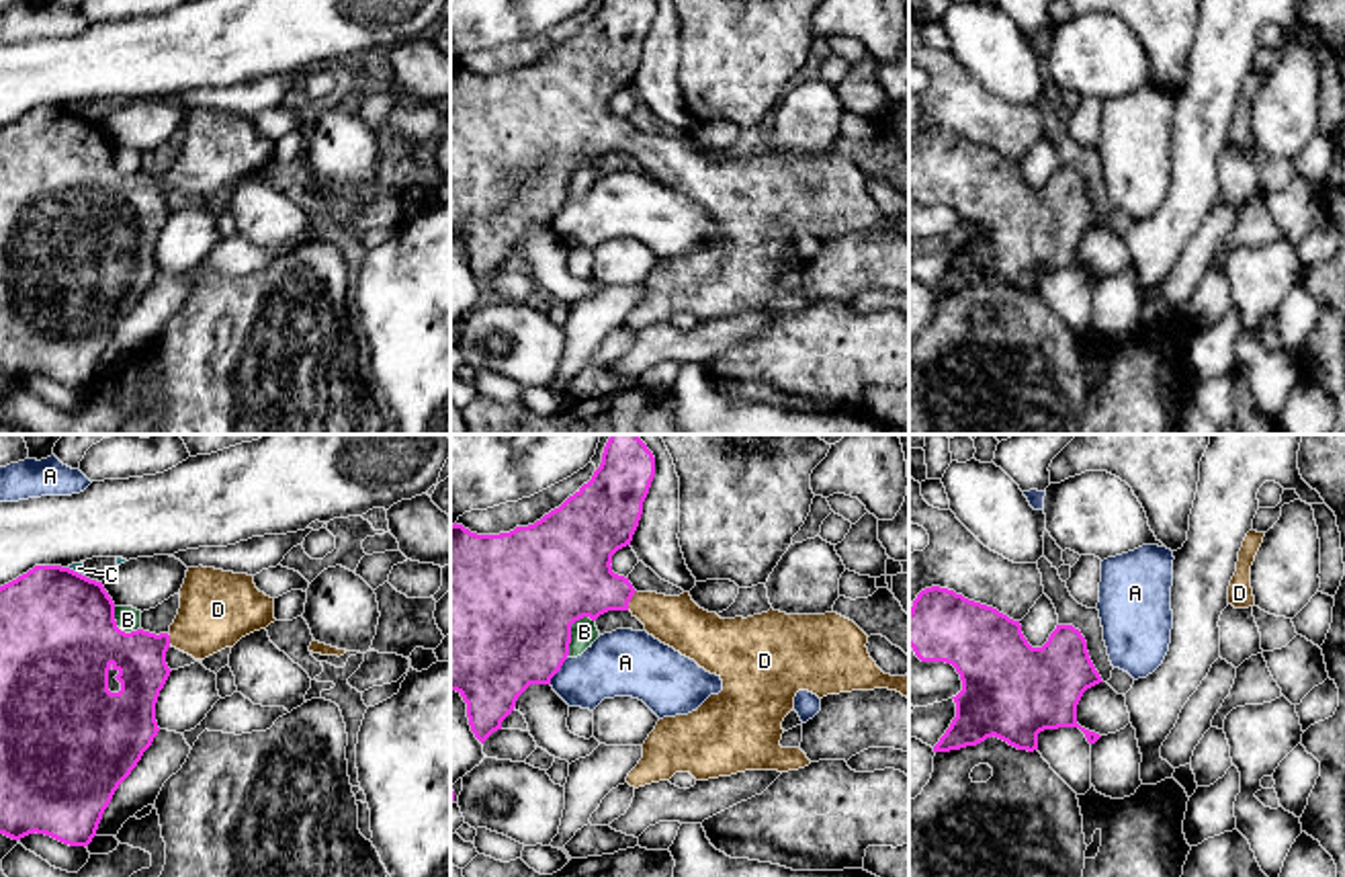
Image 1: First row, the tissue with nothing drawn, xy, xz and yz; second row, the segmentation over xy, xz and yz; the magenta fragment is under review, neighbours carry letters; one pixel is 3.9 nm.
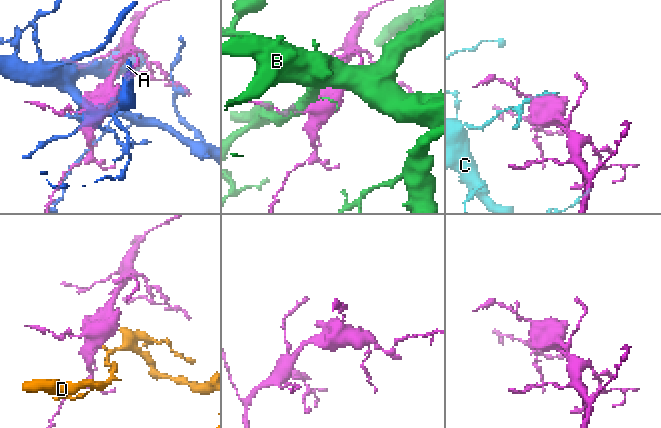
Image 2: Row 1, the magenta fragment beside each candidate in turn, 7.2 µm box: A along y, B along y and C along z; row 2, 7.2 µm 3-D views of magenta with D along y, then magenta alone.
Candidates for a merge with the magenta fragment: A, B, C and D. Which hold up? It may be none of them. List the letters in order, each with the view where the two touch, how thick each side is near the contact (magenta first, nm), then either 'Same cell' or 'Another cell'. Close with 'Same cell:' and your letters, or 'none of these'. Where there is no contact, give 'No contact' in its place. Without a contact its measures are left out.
A: Touches magenta in xz. Thickness 480 nm (magenta) against 260 nm. Another cell
B: Touches magenta in xz. Thickness 500 nm (magenta) against 110 nm. Another cell
C: Touches magenta in xy. Thickness 460 nm (magenta) against 40 nm. Another cell
D: Touches magenta in xz. Thickness 320 nm (magenta) against 200 nm. Same cell
Same cell: D

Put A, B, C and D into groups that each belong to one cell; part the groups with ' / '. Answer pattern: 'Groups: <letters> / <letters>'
Groups: A / B / C / D

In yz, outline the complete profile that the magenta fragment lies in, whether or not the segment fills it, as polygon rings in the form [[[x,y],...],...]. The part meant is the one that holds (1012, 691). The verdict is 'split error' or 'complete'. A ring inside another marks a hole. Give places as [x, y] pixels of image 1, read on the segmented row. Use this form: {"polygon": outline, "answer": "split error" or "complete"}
{"polygon": [[[931,586],[917,594],[909,611],[909,645],[921,662],[952,664],[962,680],[962,691],[952,697],[956,717],[934,752],[977,746],[993,736],[1034,752],[1038,734],[1058,727],[1079,727],[1089,744],[1101,738],[1077,723],[1083,693],[1103,680],[1089,658],[1085,637],[1073,625],[1056,625],[1042,648],[1032,648],[1019,621],[954,590]]], "answer": "complete"}

